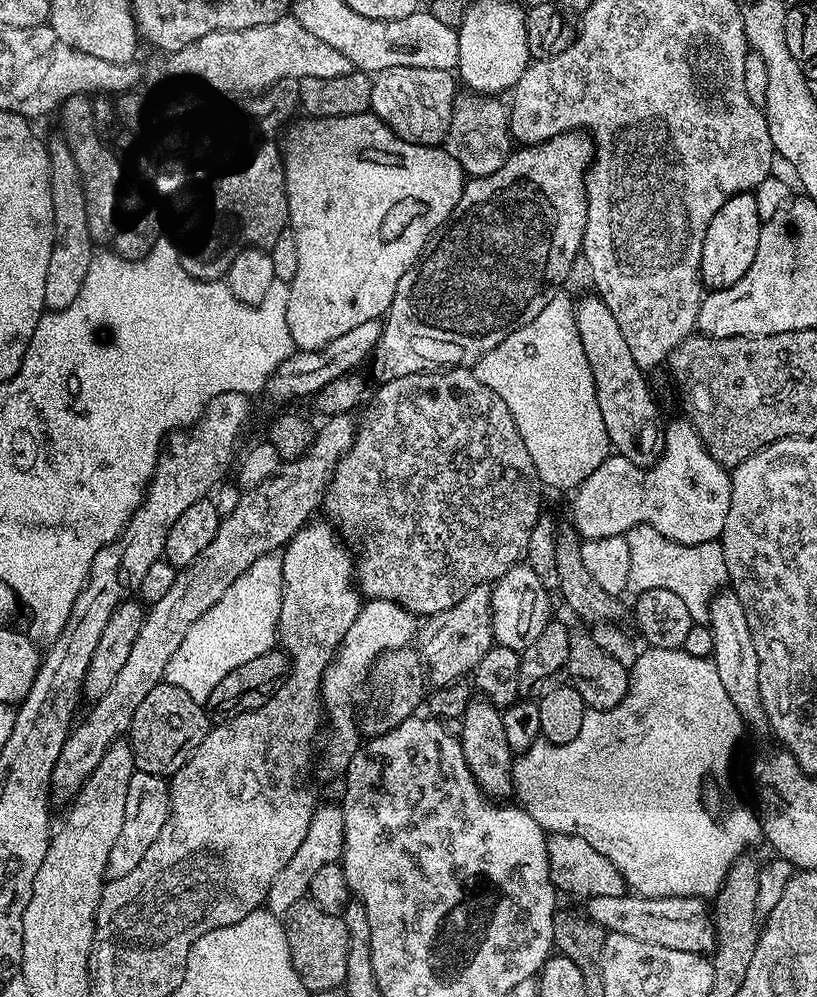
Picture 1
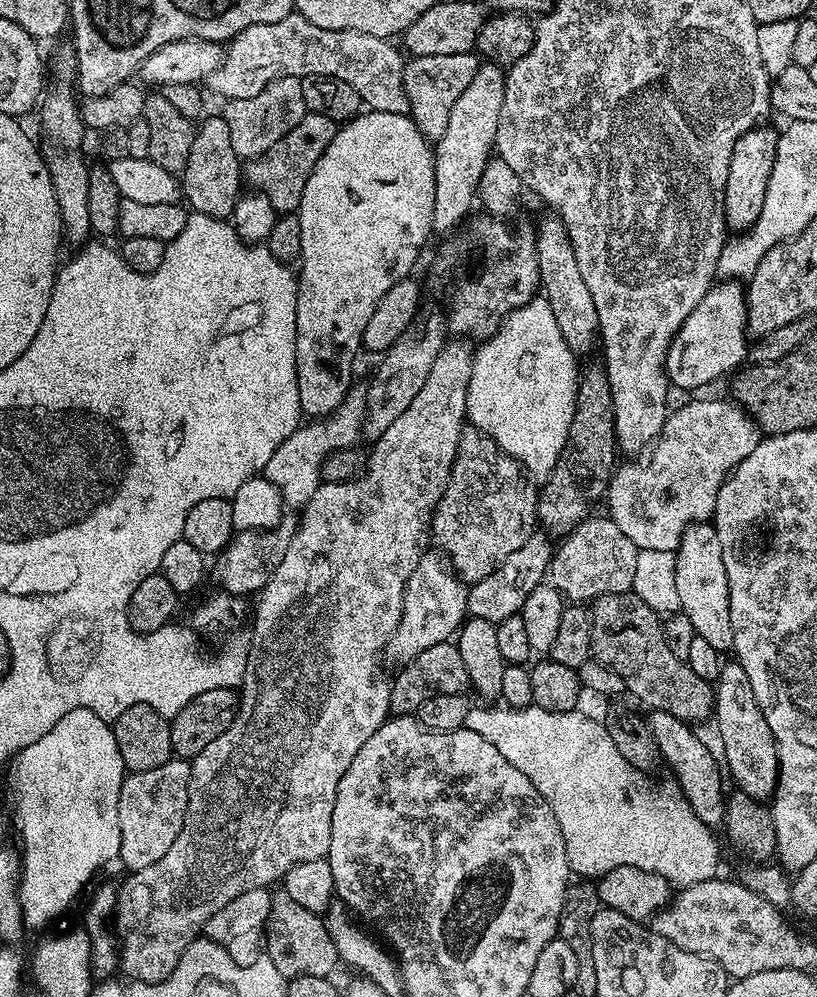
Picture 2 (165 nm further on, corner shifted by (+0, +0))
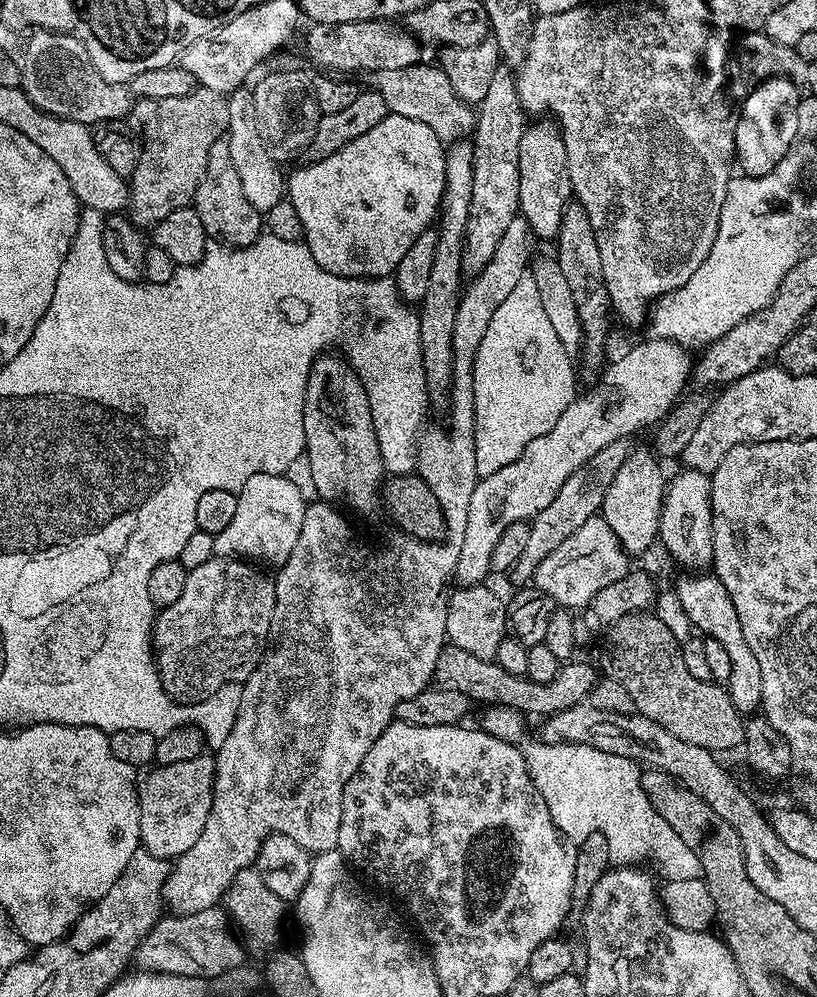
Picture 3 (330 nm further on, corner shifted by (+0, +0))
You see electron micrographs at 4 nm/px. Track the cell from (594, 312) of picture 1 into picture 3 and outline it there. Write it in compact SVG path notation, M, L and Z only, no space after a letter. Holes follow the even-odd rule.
M540 118L537 124L529 123L522 134L522 146L518 150L518 202L519 215L524 217L532 227L532 233L537 241L555 241L558 230L562 226L562 214L573 199L570 170L566 158L566 142L560 133L560 126L552 118Z

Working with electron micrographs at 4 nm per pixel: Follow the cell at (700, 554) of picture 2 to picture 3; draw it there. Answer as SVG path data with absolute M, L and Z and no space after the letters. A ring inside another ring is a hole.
M684 468L667 481L660 507L659 543L684 570L704 570L712 563L714 526L712 525L712 478L709 473Z

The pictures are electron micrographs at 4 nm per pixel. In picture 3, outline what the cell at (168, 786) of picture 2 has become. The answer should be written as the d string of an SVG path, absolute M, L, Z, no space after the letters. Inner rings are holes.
M201 754L174 765L153 767L148 777L138 784L140 793L140 842L143 848L158 858L171 861L190 850L202 834L212 805L212 787L216 761Z

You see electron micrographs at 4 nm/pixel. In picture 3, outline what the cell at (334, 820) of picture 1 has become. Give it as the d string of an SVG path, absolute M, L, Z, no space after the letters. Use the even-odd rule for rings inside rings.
M223 907L198 910L194 914L168 914L160 919L157 924L146 934L146 938L138 946L134 957L137 969L145 972L165 972L179 976L197 976L215 981L217 978L227 976L237 971L236 967L246 960L246 949L234 931L233 921Z

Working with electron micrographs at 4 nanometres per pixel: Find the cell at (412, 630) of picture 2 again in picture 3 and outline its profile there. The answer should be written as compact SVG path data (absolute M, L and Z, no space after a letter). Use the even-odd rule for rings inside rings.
M655 338L648 339L649 341L646 344L636 344L633 346L632 349L629 350L628 353L625 354L625 356L620 356L617 358L616 361L609 363L607 367L605 367L604 371L600 373L598 379L591 385L592 388L589 390L589 392L581 391L579 395L577 395L571 402L570 406L566 406L566 410L562 410L562 414L558 418L558 422L554 422L554 426L550 430L546 430L546 434L542 434L542 438L534 438L534 442L530 442L527 444L527 446L520 452L520 456L514 461L510 462L506 466L502 466L502 470L494 470L494 474L490 474L489 476L481 476L476 481L476 485L474 486L474 494L470 494L470 515L466 517L466 538L462 538L462 554L458 554L458 566L456 567L456 574L454 577L455 583L457 585L463 586L466 584L483 584L485 581L487 581L489 578L487 576L490 576L490 573L492 572L492 555L494 554L494 546L498 546L498 538L502 538L502 534L511 526L511 524L523 524L525 522L531 521L533 516L537 516L542 510L546 510L546 506L550 506L550 502L554 502L554 494L558 494L558 490L562 490L562 482L566 482L566 478L570 478L570 474L574 474L574 470L578 470L581 466L583 466L586 462L590 462L590 458L594 458L594 454L598 454L598 450L602 450L602 446L610 446L610 442L618 442L619 440L623 440L625 438L632 438L632 435L635 434L635 432L640 432L643 430L643 428L651 429L653 426L660 423L661 420L663 420L665 414L672 409L672 407L675 406L677 400L681 399L685 395L686 389L684 387L687 386L688 380L690 384L690 377L693 375L694 372L694 360L691 356L689 349L684 348L680 344L674 343L673 340L657 340Z

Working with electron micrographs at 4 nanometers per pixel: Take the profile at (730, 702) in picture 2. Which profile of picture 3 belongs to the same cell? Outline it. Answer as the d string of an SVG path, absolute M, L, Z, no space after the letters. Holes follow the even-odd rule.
M684 574L676 584L676 596L680 599L681 610L696 627L693 629L699 635L720 643L727 651L730 658L730 678L726 687L734 706L741 714L755 713L761 707L762 670L758 667L758 657L746 642L746 634L742 634L738 610L734 610L734 602L730 602L726 586L722 586L722 582L715 574Z

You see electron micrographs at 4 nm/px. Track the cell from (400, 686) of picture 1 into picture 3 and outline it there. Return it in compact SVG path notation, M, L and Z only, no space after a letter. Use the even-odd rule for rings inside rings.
M448 644L442 650L442 654L438 654L434 684L437 688L459 690L461 694L468 696L469 701L476 703L477 700L480 706L513 708L523 712L528 718L547 718L555 712L570 710L575 704L585 703L588 695L592 693L592 687L598 679L597 669L592 669L588 664L576 663L565 663L551 682L534 682L528 676L510 674L507 670L502 670L502 666L498 666L495 660L474 658L474 654L469 654L467 650Z

